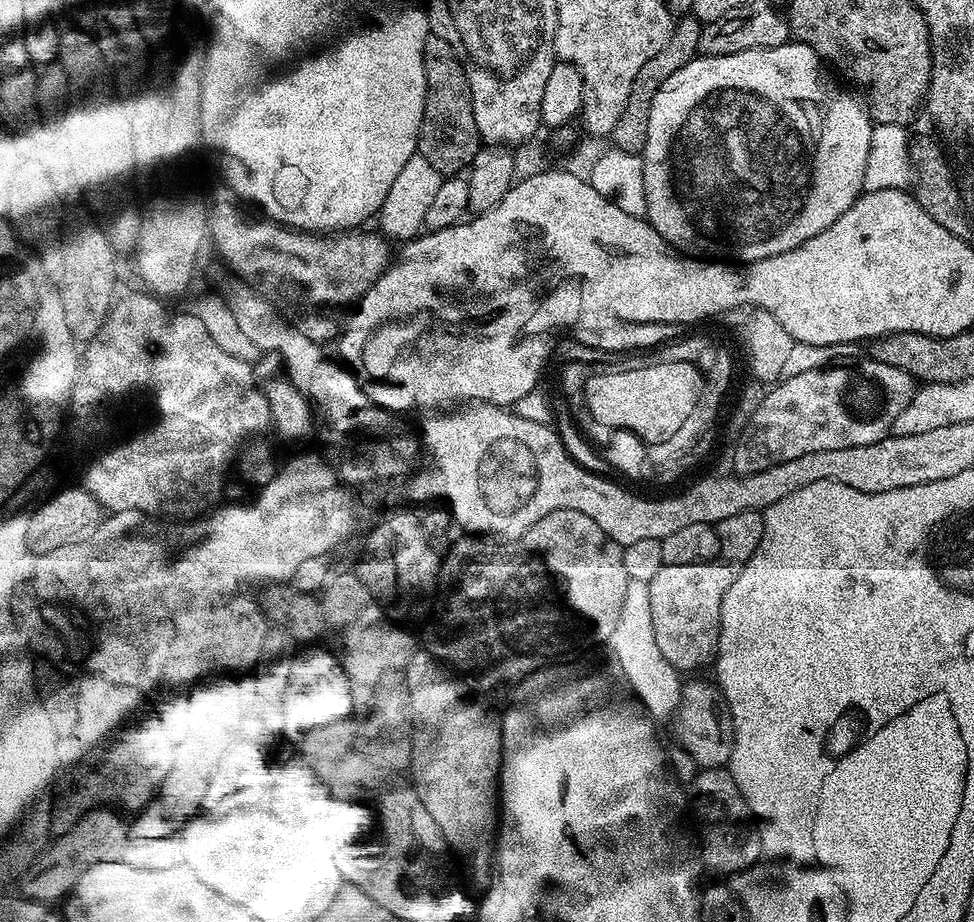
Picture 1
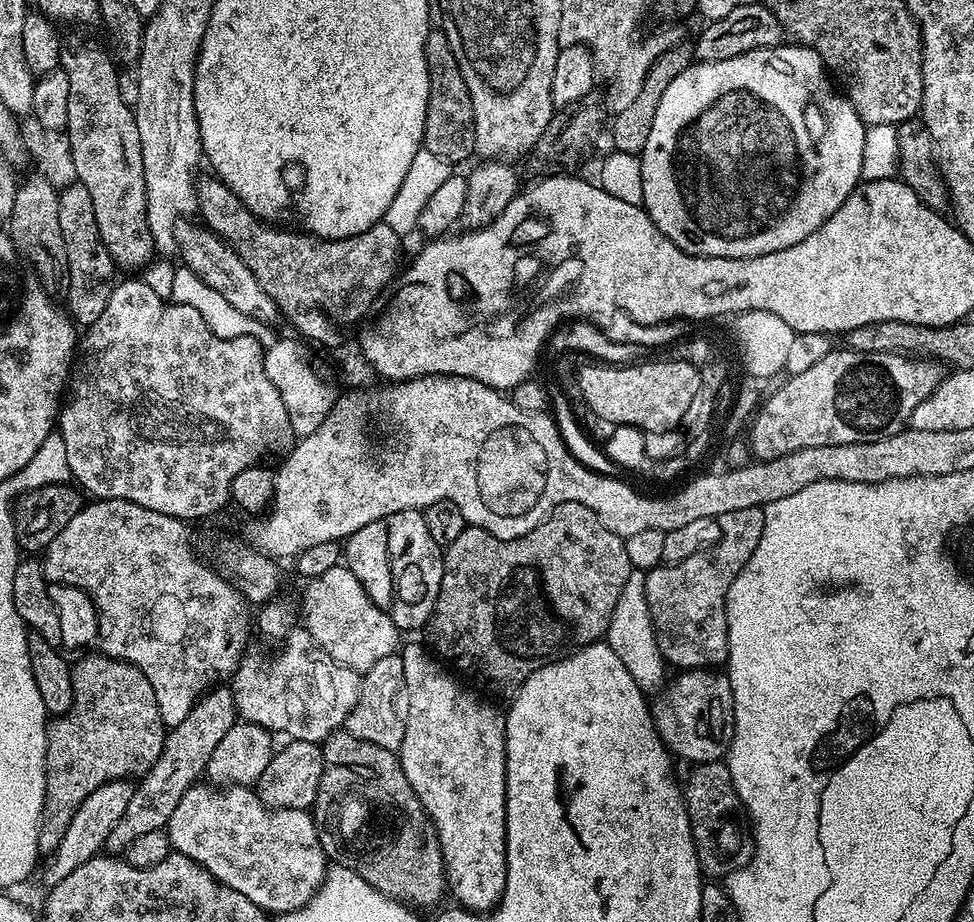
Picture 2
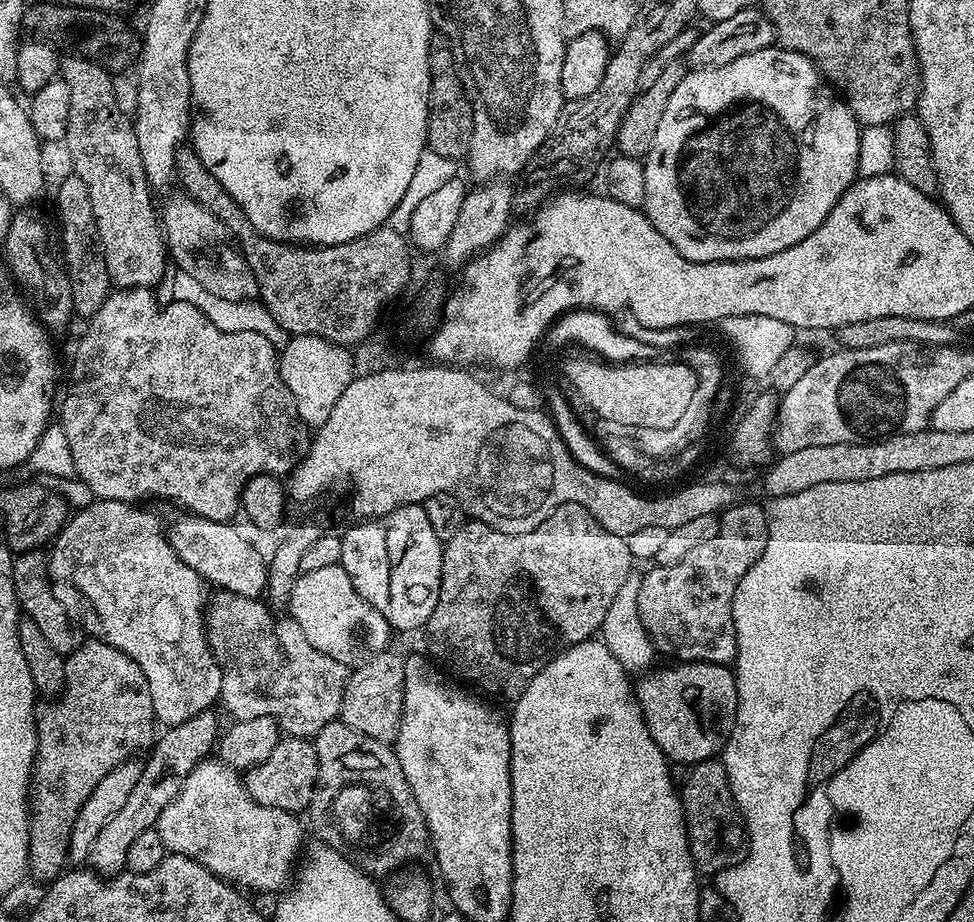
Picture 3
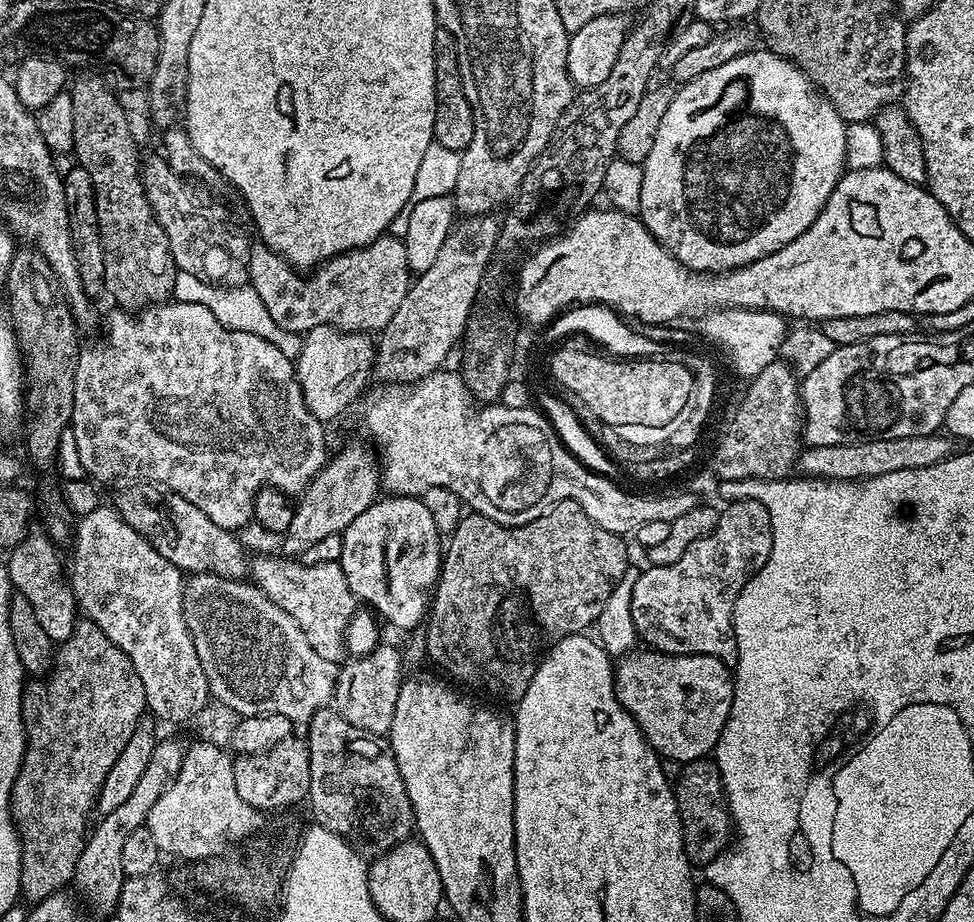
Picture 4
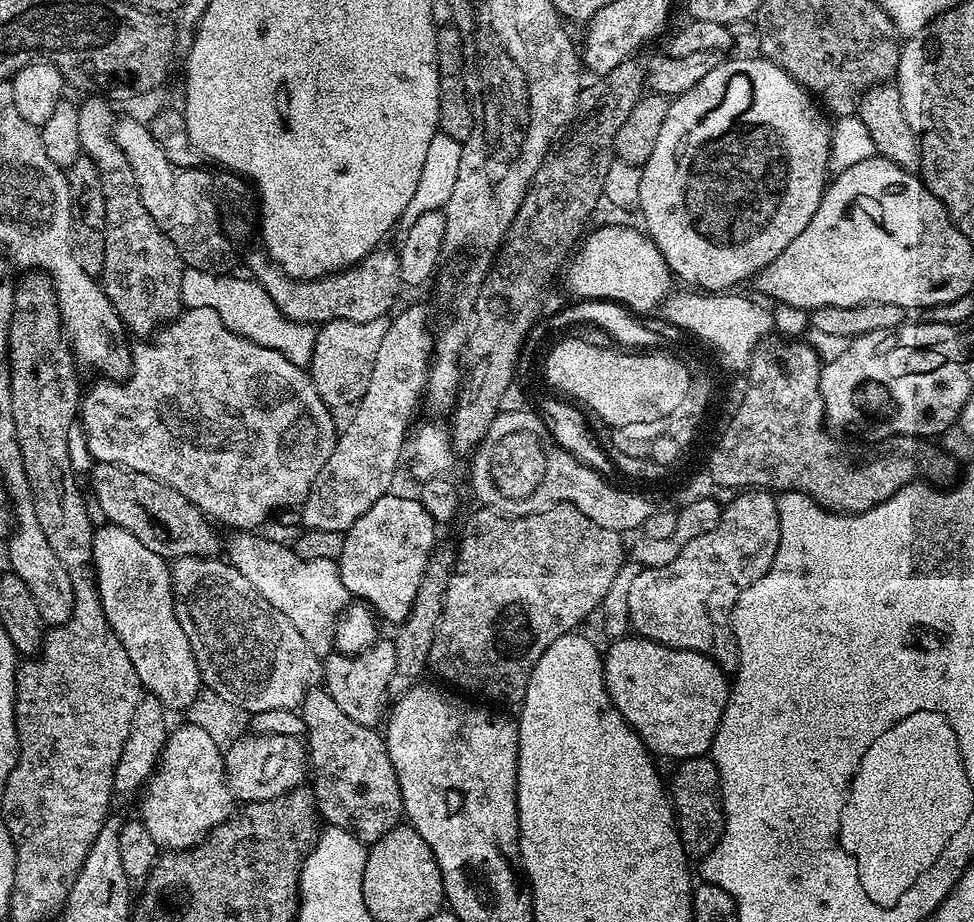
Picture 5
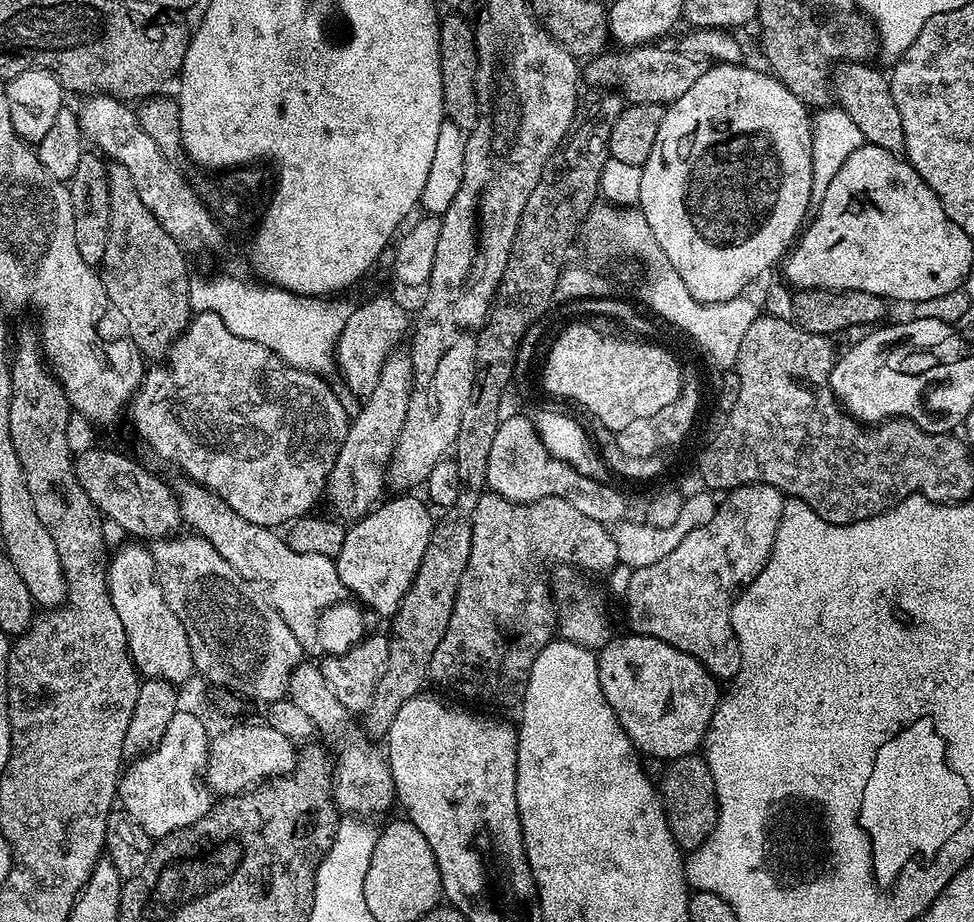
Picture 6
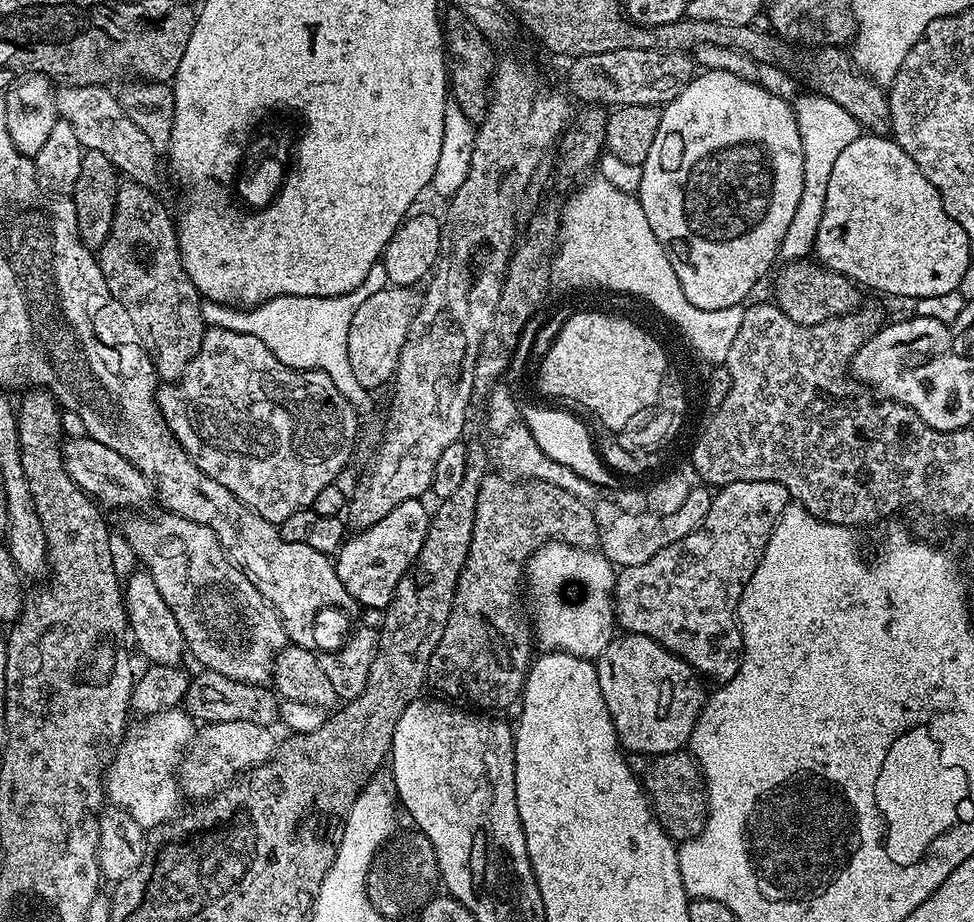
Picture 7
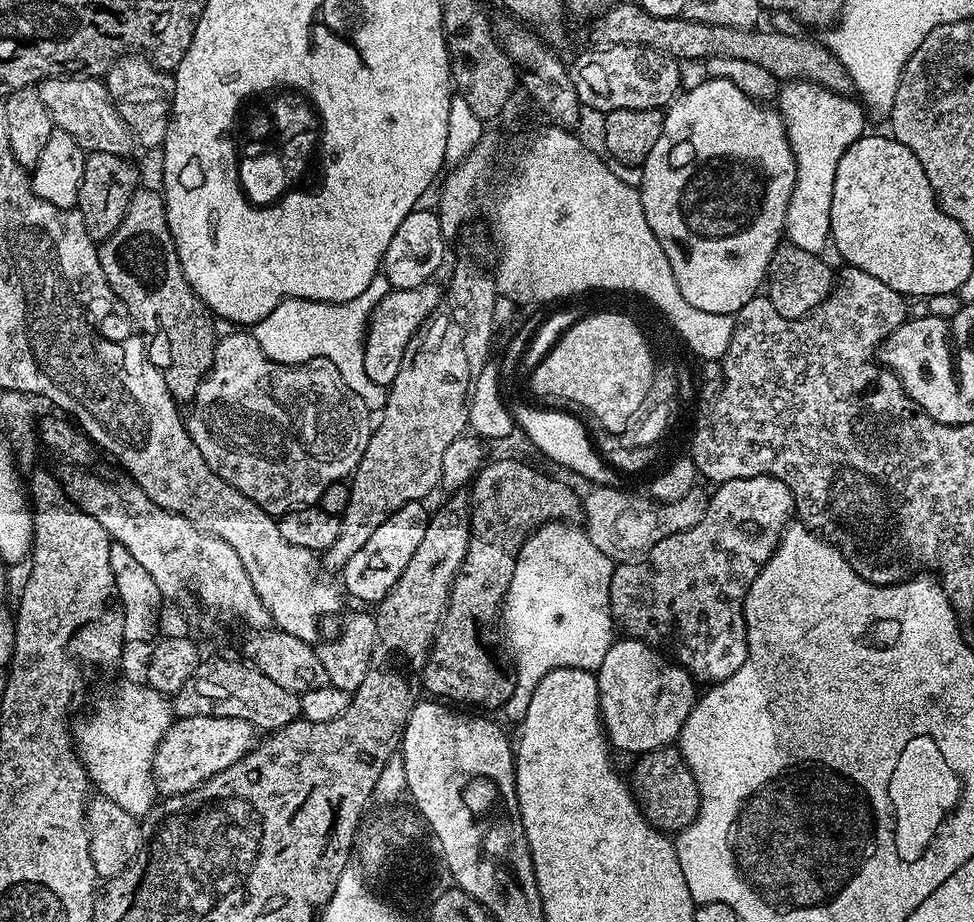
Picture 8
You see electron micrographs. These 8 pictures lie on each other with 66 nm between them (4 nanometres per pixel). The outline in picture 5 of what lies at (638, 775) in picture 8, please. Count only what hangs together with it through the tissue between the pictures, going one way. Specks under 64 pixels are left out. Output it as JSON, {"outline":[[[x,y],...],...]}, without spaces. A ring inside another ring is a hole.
{"outline":[[[707,755],[679,761],[670,781],[670,799],[684,853],[689,858],[708,856],[724,833],[724,801],[720,798],[720,775],[716,763]]]}

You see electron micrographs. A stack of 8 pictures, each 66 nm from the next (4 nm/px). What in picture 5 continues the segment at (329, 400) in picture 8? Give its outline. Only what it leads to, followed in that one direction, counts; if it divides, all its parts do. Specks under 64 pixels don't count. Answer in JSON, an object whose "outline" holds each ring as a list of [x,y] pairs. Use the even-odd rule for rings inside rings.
{"outline":[[[184,308],[175,320],[161,327],[151,338],[141,339],[136,345],[133,343],[130,355],[132,367],[127,376],[119,382],[112,378],[97,379],[97,384],[89,392],[87,389],[80,398],[78,421],[95,463],[116,464],[120,468],[128,468],[160,480],[184,495],[209,521],[225,524],[228,530],[256,530],[272,511],[295,509],[304,502],[311,483],[334,452],[338,424],[336,426],[332,421],[333,409],[322,402],[311,375],[301,365],[290,362],[278,354],[278,350],[258,346],[258,342],[250,342],[234,334],[224,325],[222,318],[218,318],[218,314],[209,308]]]}

